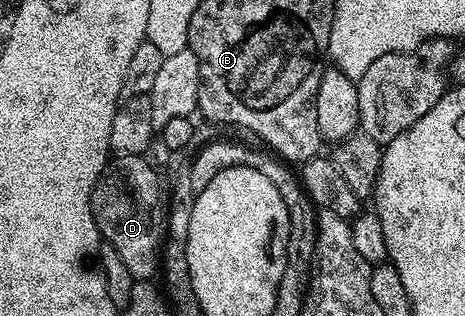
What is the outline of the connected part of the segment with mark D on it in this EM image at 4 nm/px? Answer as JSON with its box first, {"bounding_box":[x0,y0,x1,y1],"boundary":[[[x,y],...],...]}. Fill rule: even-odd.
{"bounding_box":[90,154,164,280],"boundary":[[[141,154],[111,157],[90,197],[90,211],[94,213],[99,235],[105,245],[116,248],[136,280],[150,280],[159,273],[164,247],[164,194],[162,198],[158,174],[146,160]]]}

